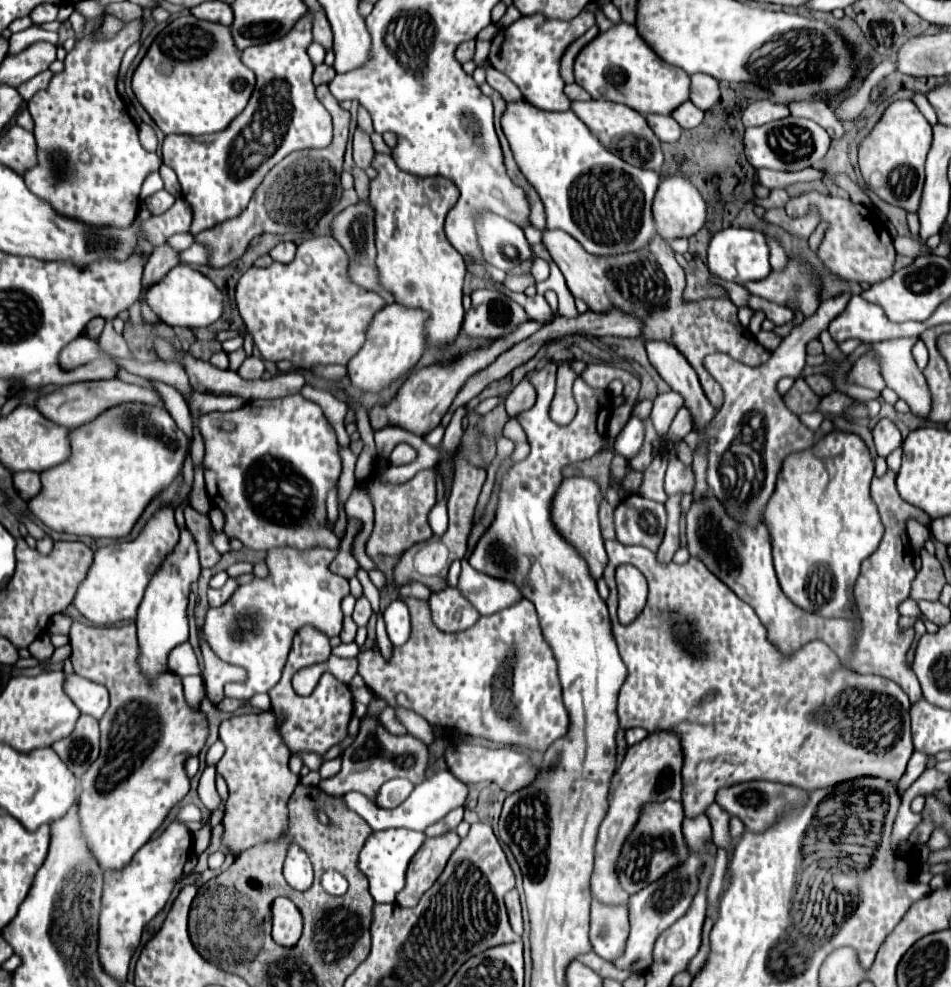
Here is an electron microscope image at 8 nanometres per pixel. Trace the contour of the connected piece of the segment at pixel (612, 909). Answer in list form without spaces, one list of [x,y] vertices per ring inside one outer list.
[[[601,901],[591,903],[591,931],[589,941],[593,951],[613,961],[625,947],[629,935],[629,919],[627,919],[627,905],[607,905]]]

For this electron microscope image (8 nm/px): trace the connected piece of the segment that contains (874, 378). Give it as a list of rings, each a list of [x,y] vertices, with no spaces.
[[[865,353],[857,359],[853,371],[849,373],[849,381],[875,391],[883,391],[887,387],[885,379],[881,377],[881,363],[875,361],[873,353]]]

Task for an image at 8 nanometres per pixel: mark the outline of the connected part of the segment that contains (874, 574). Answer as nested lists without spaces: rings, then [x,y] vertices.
[[[887,469],[883,477],[875,477],[871,483],[871,495],[873,501],[879,507],[881,521],[885,525],[885,535],[881,539],[879,549],[863,561],[861,575],[855,583],[855,603],[857,603],[857,643],[855,643],[855,619],[827,619],[809,611],[799,609],[793,605],[785,593],[779,587],[779,581],[775,577],[773,559],[771,559],[771,543],[767,535],[765,523],[761,523],[757,529],[745,529],[745,525],[733,521],[725,509],[721,509],[721,503],[707,495],[701,501],[695,501],[685,517],[687,521],[687,549],[691,557],[697,557],[705,563],[705,567],[715,573],[739,599],[749,603],[761,623],[767,629],[767,639],[773,643],[773,647],[789,657],[797,649],[801,649],[805,643],[813,639],[825,641],[839,657],[843,665],[847,665],[851,671],[857,673],[873,673],[881,675],[885,679],[895,681],[909,697],[911,703],[917,703],[921,695],[919,681],[915,673],[907,665],[907,649],[913,639],[913,631],[899,631],[899,611],[897,607],[909,597],[911,581],[915,579],[915,567],[913,567],[913,549],[909,545],[907,537],[907,521],[917,519],[923,525],[931,525],[931,517],[905,503],[895,487],[897,473]]]

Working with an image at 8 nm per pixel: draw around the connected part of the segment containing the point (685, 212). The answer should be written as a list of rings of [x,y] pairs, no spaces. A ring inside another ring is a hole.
[[[673,175],[661,181],[655,199],[653,199],[653,221],[657,227],[657,233],[663,239],[675,239],[675,237],[691,237],[695,235],[707,219],[707,205],[693,183],[689,183],[681,175]]]

